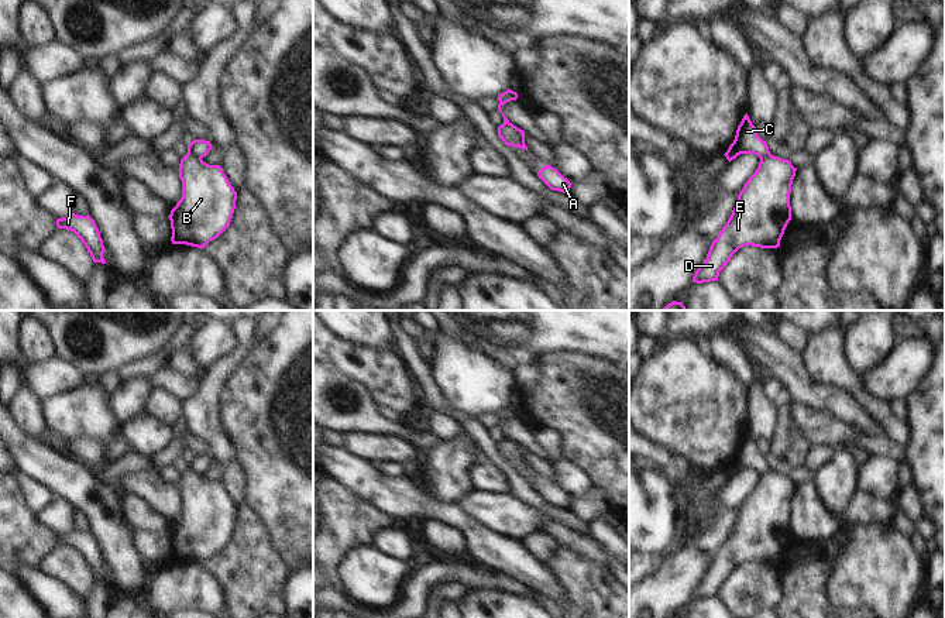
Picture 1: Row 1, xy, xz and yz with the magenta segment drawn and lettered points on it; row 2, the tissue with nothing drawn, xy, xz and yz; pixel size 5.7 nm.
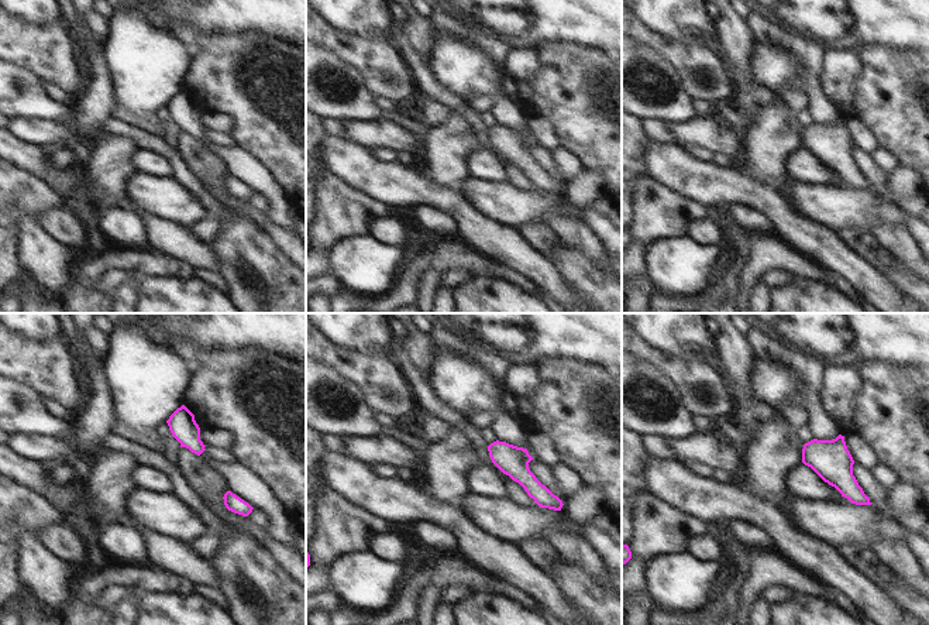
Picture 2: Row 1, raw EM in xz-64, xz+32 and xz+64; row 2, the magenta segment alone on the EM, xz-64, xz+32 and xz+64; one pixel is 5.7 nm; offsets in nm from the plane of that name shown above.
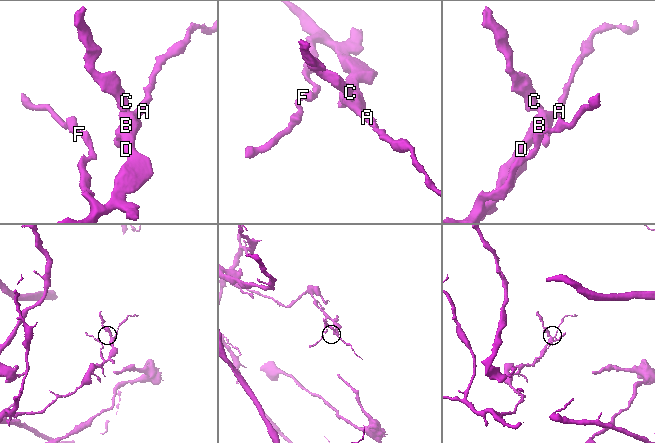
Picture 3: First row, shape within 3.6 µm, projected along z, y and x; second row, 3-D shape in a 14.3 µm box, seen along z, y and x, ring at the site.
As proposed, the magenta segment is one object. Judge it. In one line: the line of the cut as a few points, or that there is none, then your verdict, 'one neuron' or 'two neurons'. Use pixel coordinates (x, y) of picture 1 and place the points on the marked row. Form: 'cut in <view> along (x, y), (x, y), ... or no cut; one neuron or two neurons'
cut in xy along (188, 151), (200, 158); two neurons

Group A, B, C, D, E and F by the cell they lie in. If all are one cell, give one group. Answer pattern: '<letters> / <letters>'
A B D E F / C

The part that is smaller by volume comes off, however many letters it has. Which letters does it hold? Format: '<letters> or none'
C

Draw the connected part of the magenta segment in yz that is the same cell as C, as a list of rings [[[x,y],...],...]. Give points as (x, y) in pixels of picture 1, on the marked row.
[[[748,113],[738,126],[733,143],[724,155],[731,162],[740,154],[755,154],[759,158],[772,155],[766,141],[757,135],[756,127],[752,124]]]

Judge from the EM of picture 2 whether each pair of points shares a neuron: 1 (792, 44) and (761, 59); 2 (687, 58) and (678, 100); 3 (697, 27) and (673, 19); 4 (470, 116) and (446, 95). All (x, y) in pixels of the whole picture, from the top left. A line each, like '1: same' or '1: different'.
1: different
2: different
3: same
4: same

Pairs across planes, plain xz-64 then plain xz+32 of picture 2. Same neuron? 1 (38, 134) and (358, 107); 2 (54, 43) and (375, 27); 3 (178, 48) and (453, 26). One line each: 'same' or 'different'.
1: different
2: different
3: different

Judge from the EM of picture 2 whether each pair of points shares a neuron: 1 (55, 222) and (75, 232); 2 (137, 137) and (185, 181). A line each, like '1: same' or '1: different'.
1: same
2: same

